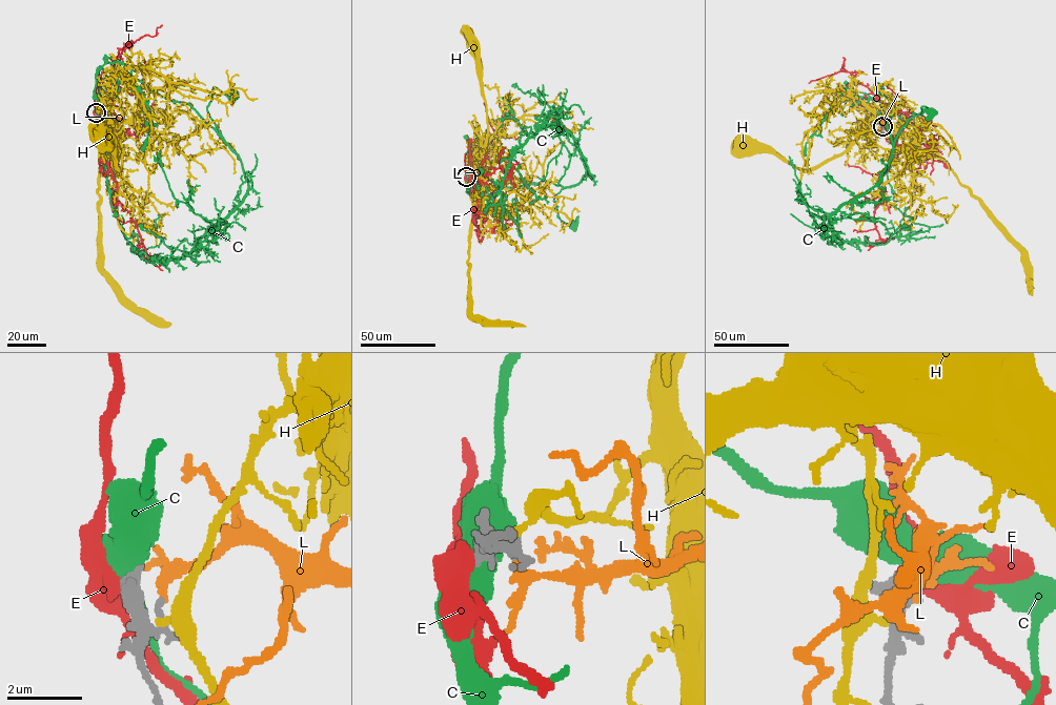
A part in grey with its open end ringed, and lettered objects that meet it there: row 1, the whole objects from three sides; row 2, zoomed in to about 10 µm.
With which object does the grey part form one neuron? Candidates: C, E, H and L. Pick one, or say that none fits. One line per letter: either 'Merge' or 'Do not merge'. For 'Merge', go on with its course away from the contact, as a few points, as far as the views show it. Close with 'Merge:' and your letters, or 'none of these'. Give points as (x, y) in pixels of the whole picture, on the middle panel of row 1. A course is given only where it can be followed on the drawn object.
C: Do not merge
E: Do not merge
H: Do not merge
L: Do not merge
Merge: none of these

